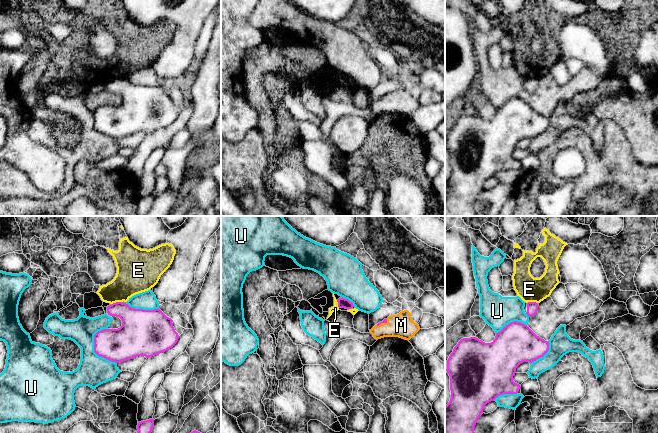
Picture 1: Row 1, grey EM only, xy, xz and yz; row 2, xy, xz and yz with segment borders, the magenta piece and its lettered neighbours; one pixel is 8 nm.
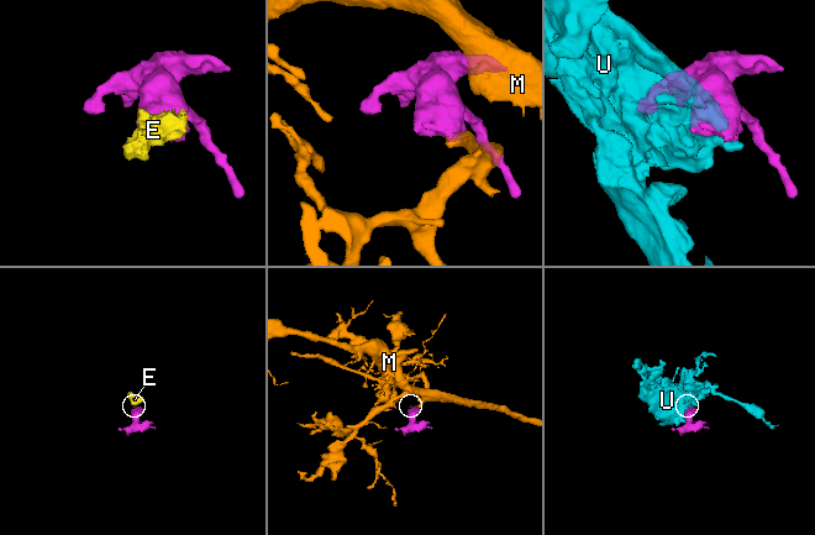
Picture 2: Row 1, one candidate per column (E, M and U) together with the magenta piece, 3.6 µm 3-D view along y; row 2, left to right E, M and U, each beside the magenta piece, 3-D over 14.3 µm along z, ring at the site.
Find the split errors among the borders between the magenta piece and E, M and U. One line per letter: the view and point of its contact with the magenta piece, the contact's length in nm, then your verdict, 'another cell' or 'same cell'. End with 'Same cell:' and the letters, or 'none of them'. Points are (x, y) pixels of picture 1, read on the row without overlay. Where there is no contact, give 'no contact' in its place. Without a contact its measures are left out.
E: contact xy (116, 78); length 80 nm; another cell
M: contact xz (382, 98); length 110 nm; same cell
U: contact xy (95, 128); length 300 nm; another cell
Same cell: M

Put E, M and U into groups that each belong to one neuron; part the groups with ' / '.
E / M / U

